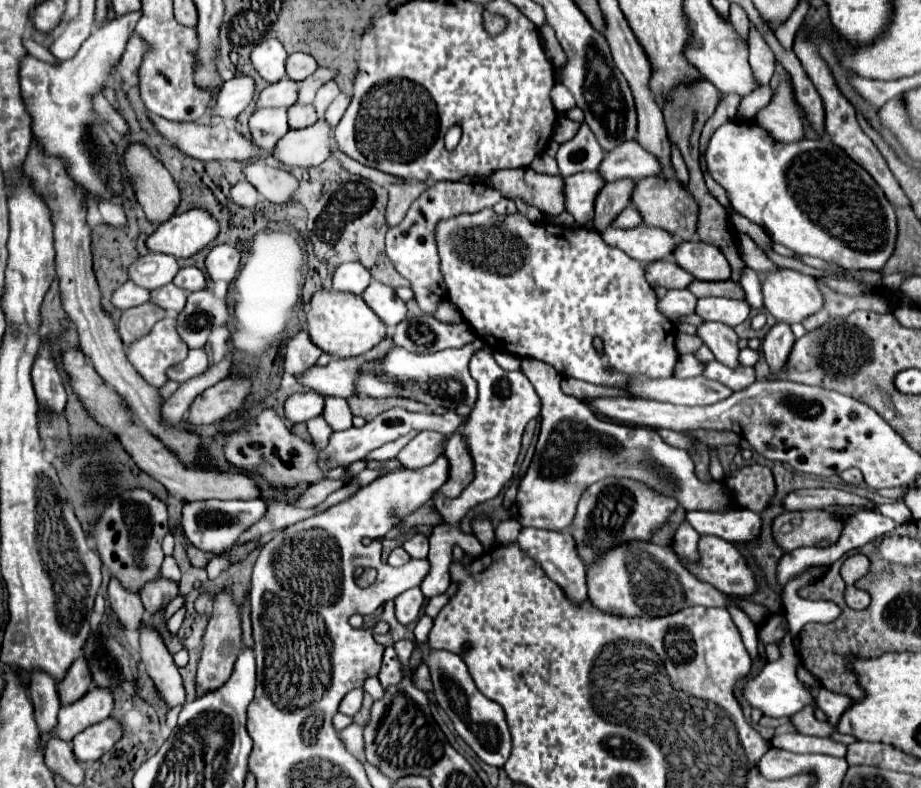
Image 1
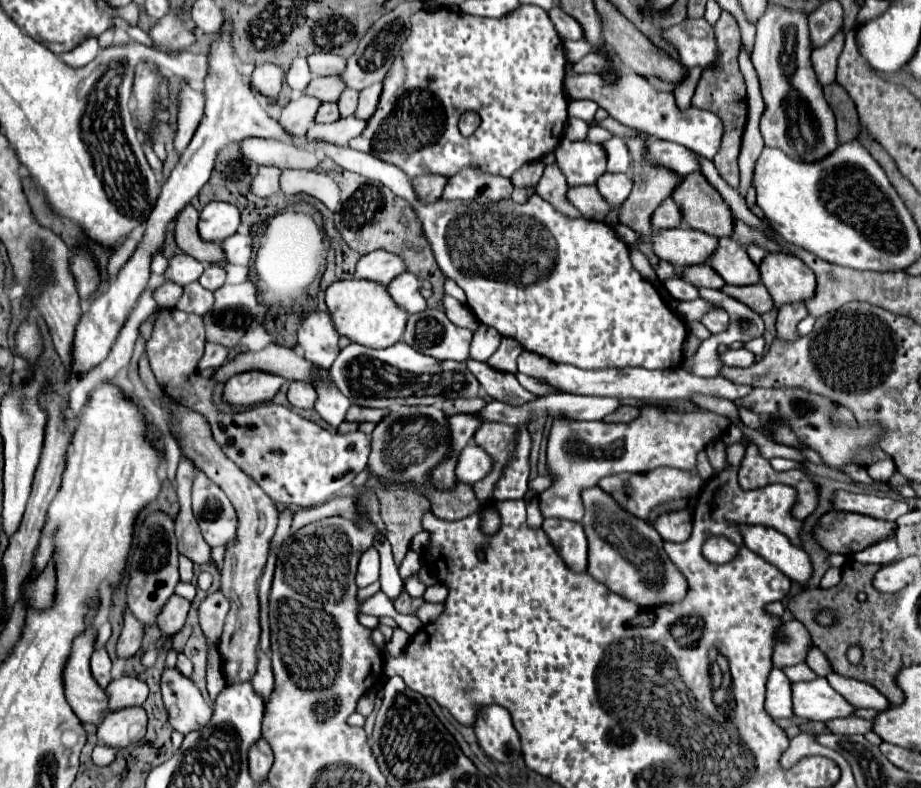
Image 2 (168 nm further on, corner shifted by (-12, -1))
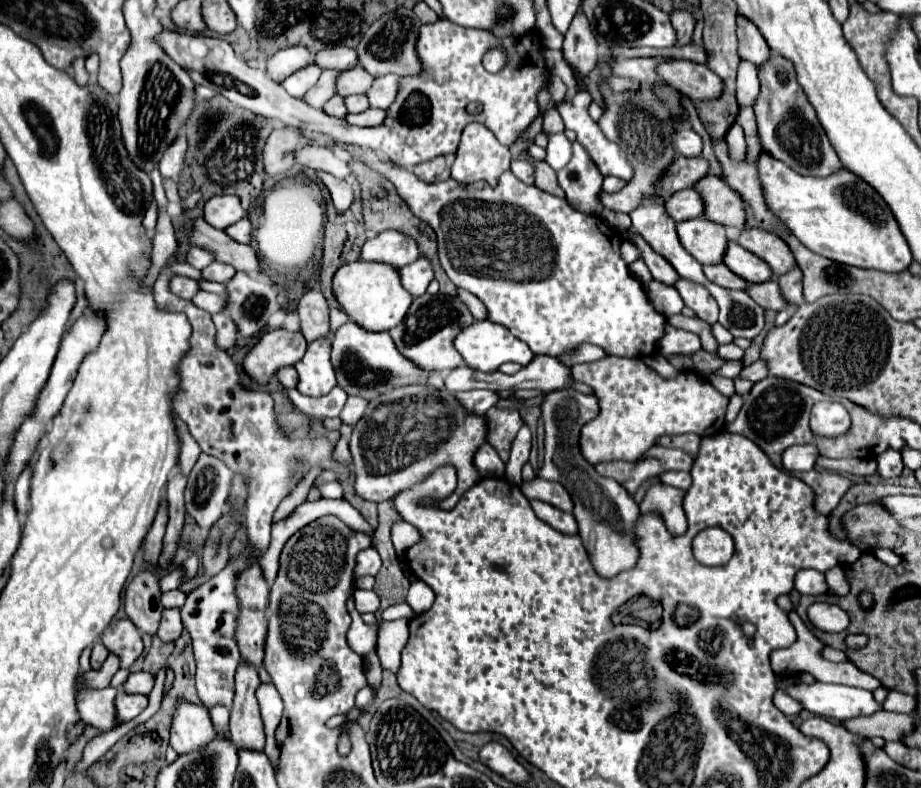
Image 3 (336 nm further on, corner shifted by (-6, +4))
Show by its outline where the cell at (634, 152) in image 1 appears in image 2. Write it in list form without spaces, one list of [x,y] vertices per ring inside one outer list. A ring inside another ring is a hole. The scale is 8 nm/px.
[[[654,141],[650,145],[650,153],[646,155],[650,161],[658,161],[658,165],[670,165],[670,169],[682,173],[684,177],[700,171],[698,155],[684,145],[672,141]]]

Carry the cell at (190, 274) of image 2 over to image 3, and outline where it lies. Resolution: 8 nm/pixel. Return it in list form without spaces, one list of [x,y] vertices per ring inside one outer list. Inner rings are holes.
[[[192,248],[188,254],[186,254],[186,264],[202,270],[204,266],[208,266],[210,262],[214,262],[214,256],[212,252],[206,252],[206,250],[200,250],[200,248]]]

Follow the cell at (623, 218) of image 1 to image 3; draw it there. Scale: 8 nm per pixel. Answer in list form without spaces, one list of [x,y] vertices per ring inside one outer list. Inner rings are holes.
[[[692,188],[680,190],[674,196],[666,198],[664,200],[664,208],[666,208],[668,216],[672,220],[676,220],[676,222],[698,218],[698,216],[702,216],[702,210],[704,210],[700,196]]]

